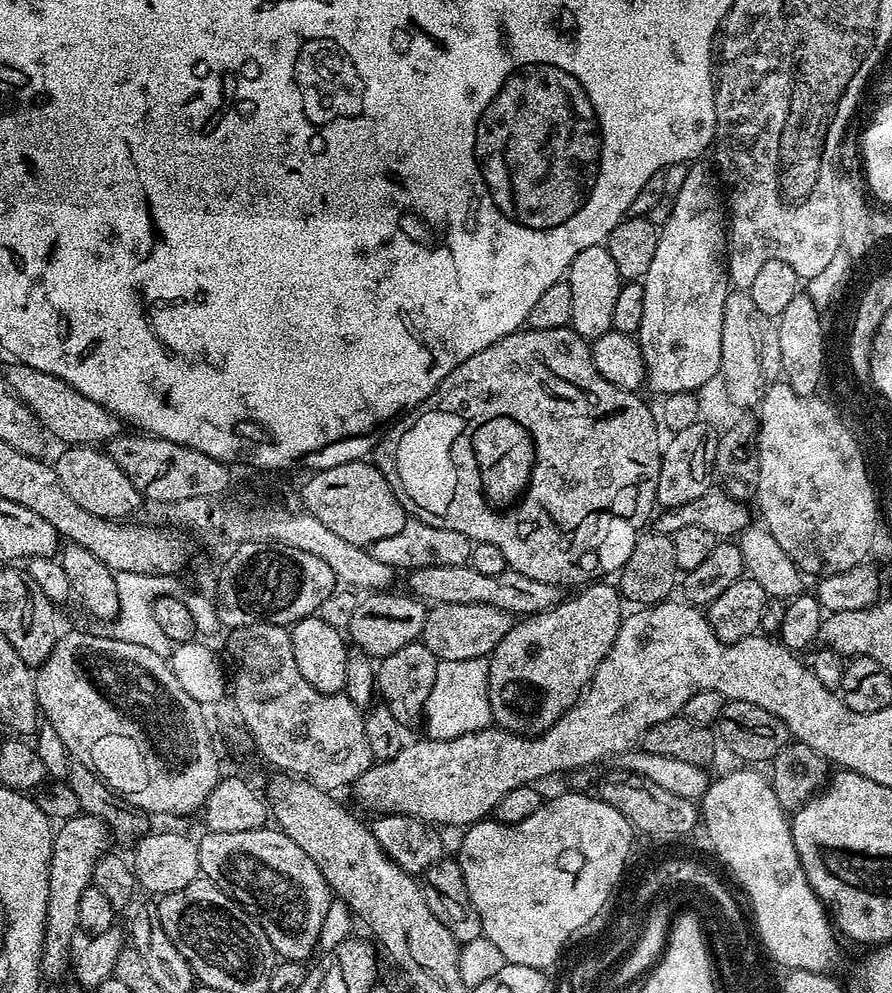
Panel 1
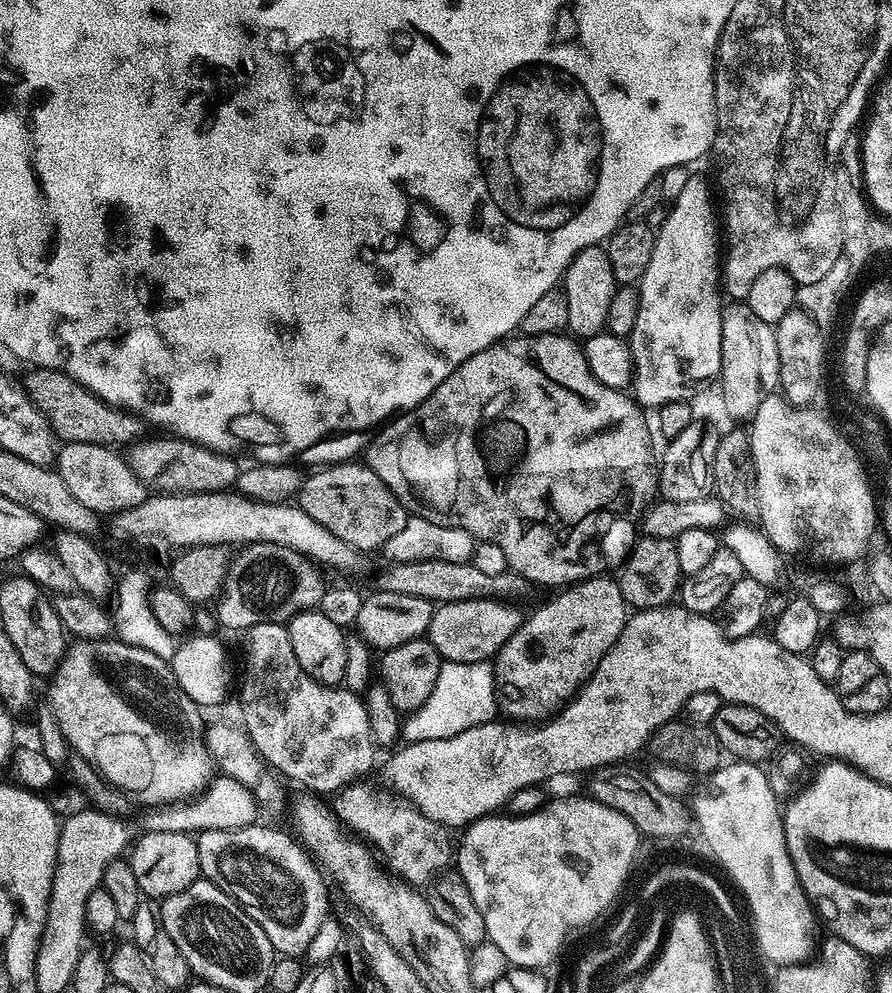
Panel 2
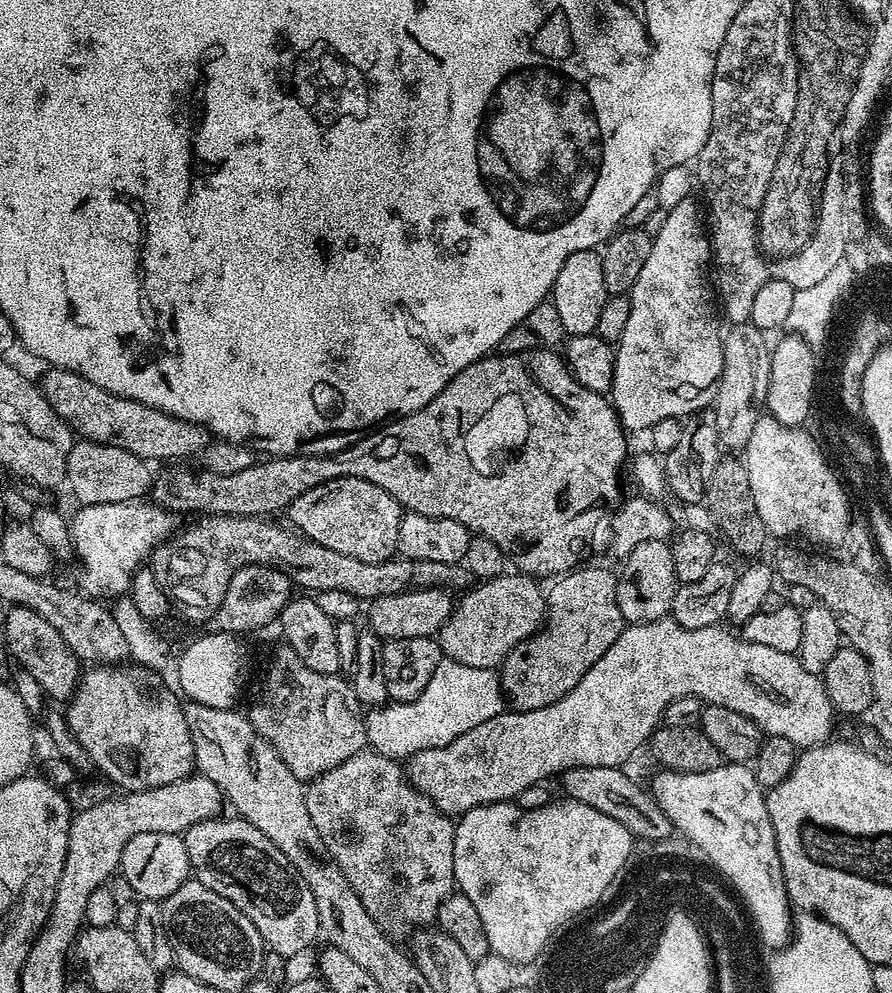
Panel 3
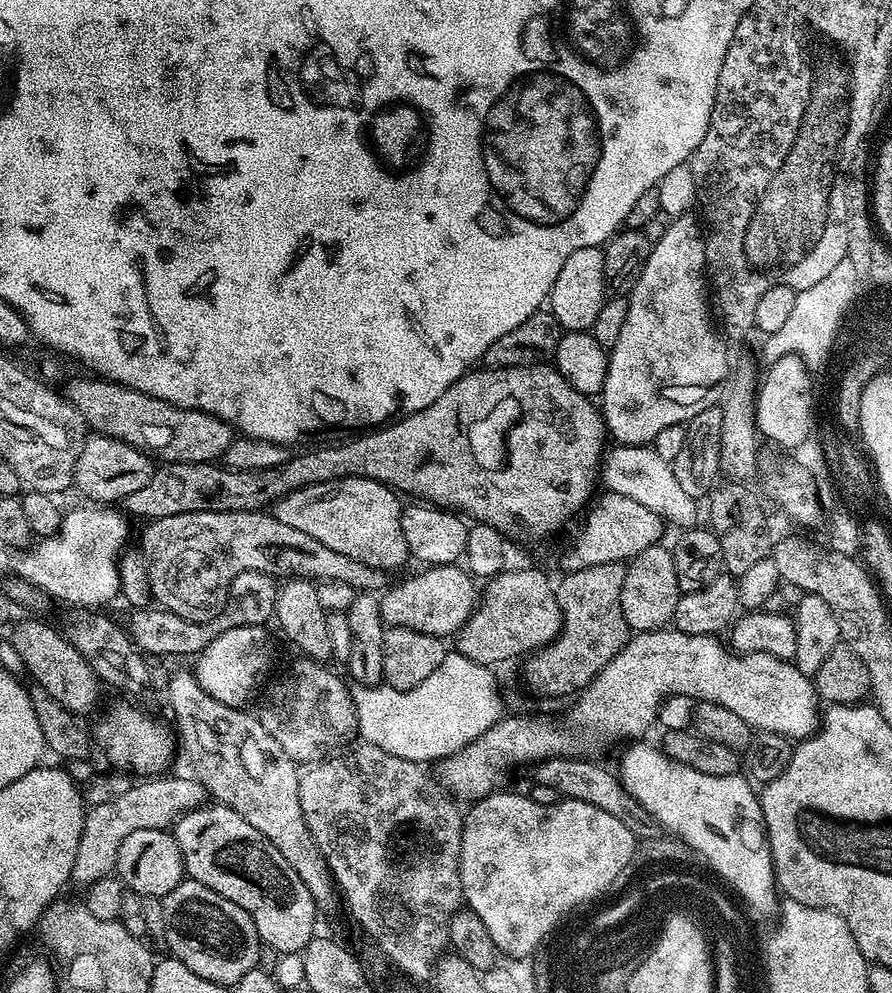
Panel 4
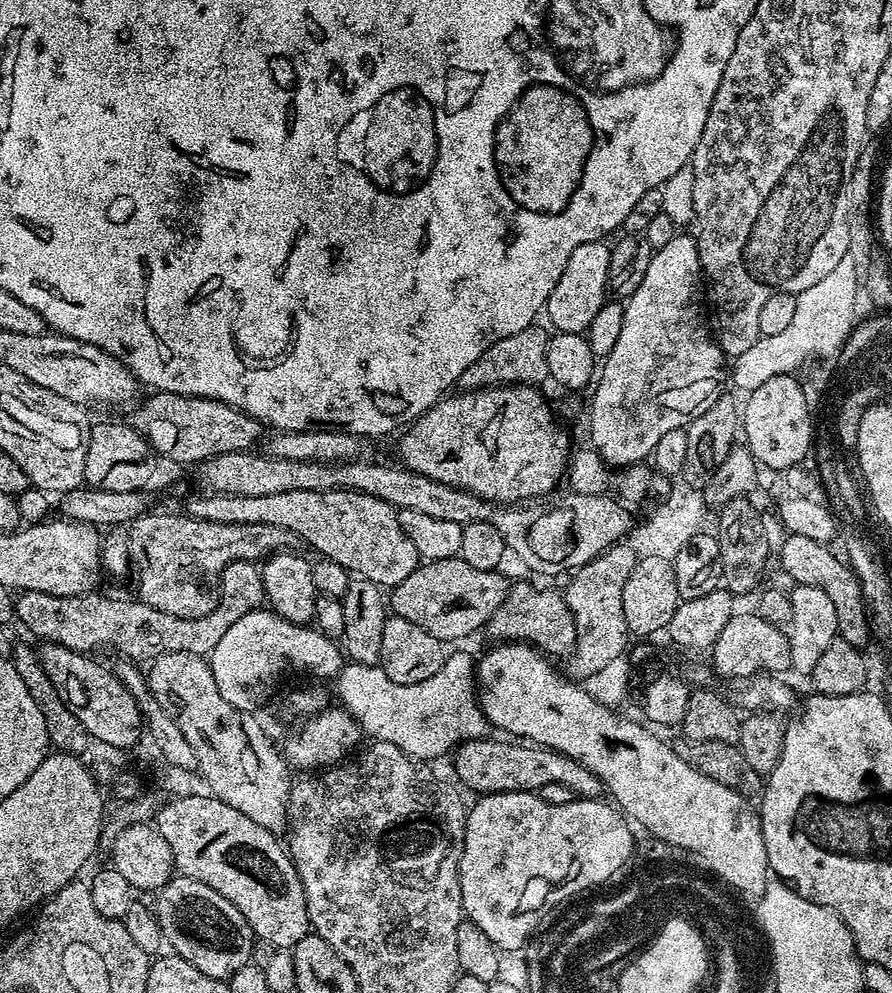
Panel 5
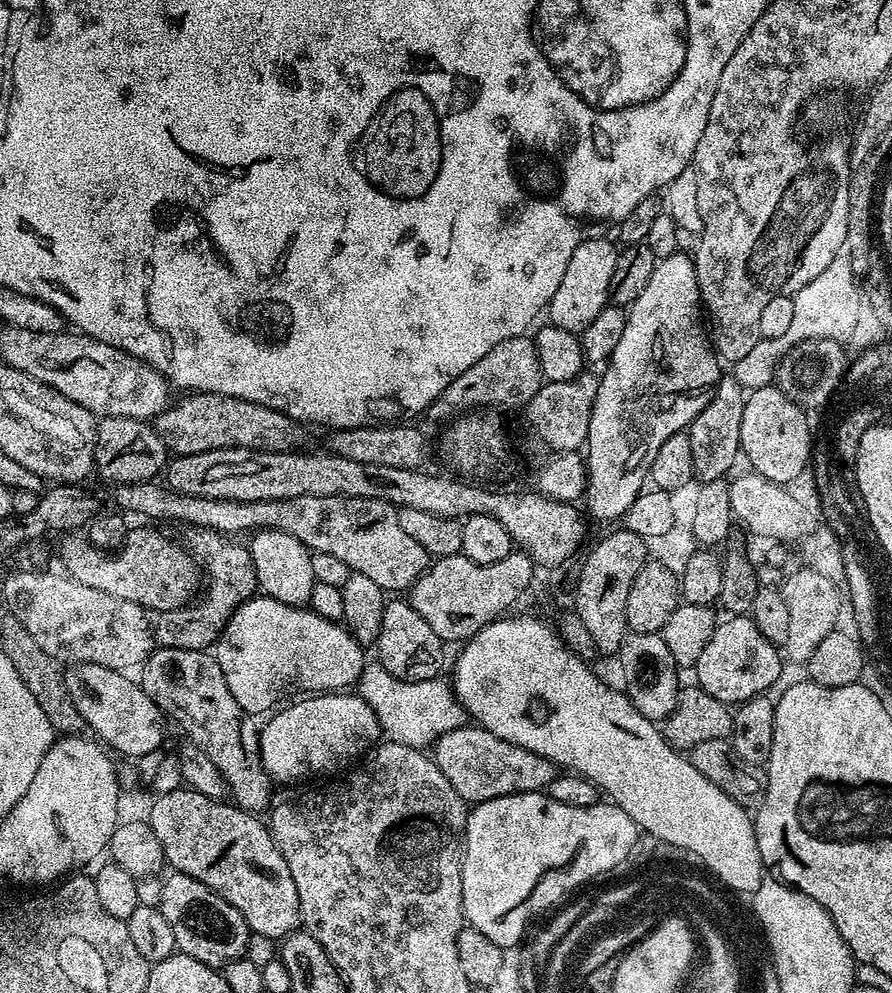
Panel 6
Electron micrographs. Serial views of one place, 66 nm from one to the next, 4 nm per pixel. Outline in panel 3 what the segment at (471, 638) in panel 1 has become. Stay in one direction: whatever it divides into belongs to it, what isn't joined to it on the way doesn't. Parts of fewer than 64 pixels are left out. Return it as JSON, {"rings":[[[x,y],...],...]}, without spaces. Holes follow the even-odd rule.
{"rings":[[[505,572],[492,580],[481,581],[469,589],[453,607],[450,618],[437,633],[441,655],[479,669],[497,669],[510,650],[530,637],[547,616],[547,597],[533,577],[521,572]]]}

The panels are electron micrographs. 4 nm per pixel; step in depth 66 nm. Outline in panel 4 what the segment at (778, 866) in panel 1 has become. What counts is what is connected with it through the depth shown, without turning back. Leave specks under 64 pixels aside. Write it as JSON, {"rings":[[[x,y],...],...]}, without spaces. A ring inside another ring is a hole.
{"rings":[[[644,742],[629,743],[625,747],[628,749],[625,750],[624,757],[620,760],[618,775],[624,783],[624,789],[647,810],[655,823],[657,820],[661,829],[676,829],[680,836],[684,836],[684,840],[689,840],[700,852],[704,852],[705,858],[712,860],[712,865],[720,869],[720,873],[726,877],[724,884],[729,886],[731,891],[743,894],[752,900],[753,906],[762,907],[771,913],[778,904],[778,885],[757,789],[743,775],[702,774],[682,762],[674,762],[657,745],[655,748],[652,744],[640,743]]]}

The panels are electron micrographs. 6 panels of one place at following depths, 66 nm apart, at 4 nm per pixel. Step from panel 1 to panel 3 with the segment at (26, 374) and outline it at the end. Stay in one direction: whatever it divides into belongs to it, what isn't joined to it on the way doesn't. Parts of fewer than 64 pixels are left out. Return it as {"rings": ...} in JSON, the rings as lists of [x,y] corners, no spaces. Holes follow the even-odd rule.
{"rings":[[[49,367],[46,375],[38,382],[40,393],[50,402],[53,410],[59,414],[64,423],[72,429],[77,437],[85,440],[93,440],[106,446],[118,446],[118,450],[126,450],[134,454],[140,460],[155,462],[155,460],[172,460],[168,462],[180,462],[183,456],[199,457],[200,453],[210,443],[210,433],[201,424],[195,424],[182,418],[174,418],[162,410],[154,410],[142,402],[134,402],[130,398],[122,398],[110,394],[110,390],[102,390],[94,382],[82,378],[77,372],[71,372],[65,368]]]}

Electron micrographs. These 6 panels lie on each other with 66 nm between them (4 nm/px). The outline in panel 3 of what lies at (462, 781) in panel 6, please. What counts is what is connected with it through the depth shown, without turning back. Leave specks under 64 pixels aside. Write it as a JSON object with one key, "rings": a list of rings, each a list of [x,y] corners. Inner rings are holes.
{"rings":[[[574,766],[563,772],[558,783],[564,787],[563,795],[567,799],[582,802],[582,806],[594,806],[594,810],[602,810],[602,814],[614,818],[614,822],[622,822],[622,826],[626,826],[633,837],[641,840],[666,839],[669,835],[669,819],[660,808],[659,802],[645,785],[643,788],[624,771],[623,767]]]}

